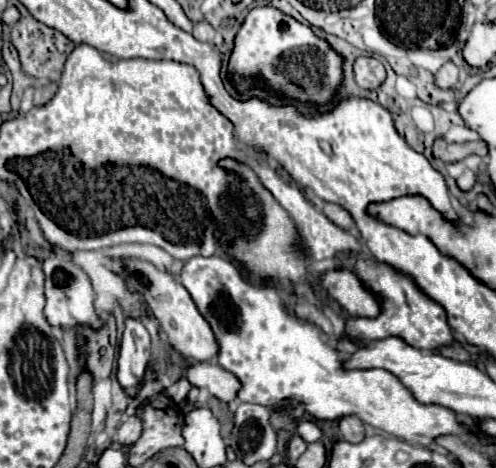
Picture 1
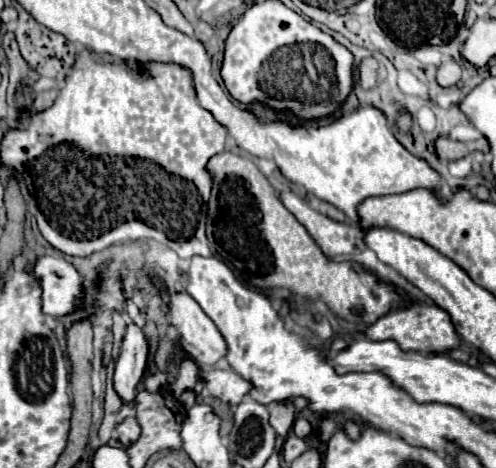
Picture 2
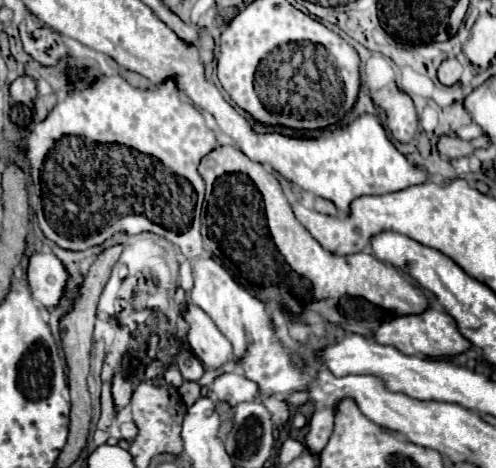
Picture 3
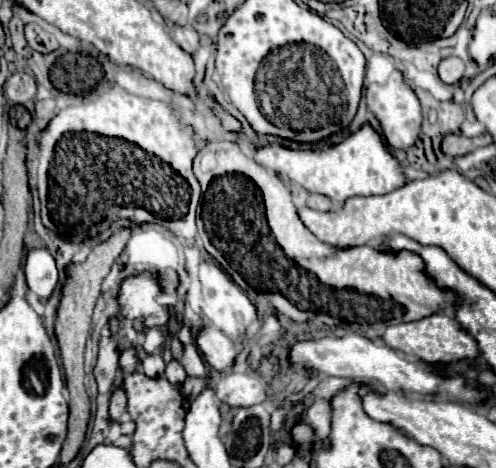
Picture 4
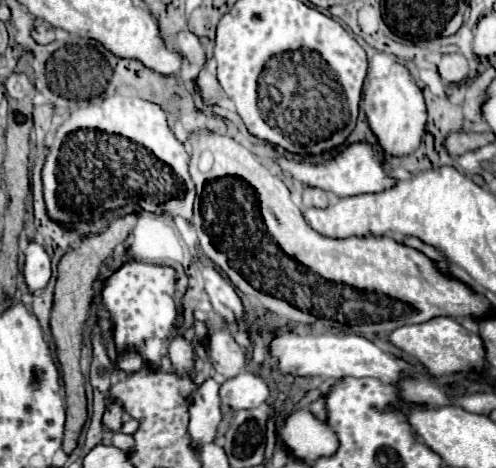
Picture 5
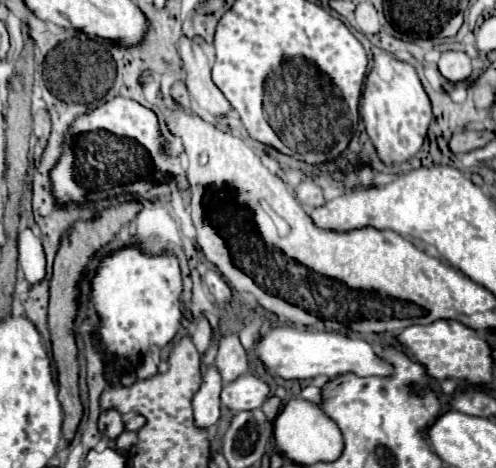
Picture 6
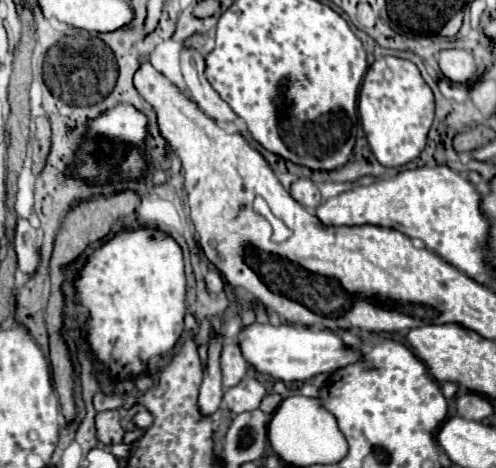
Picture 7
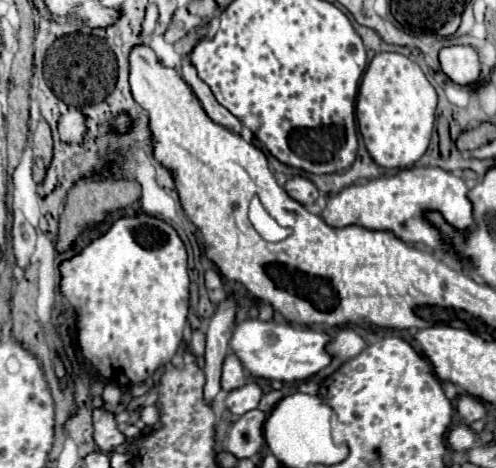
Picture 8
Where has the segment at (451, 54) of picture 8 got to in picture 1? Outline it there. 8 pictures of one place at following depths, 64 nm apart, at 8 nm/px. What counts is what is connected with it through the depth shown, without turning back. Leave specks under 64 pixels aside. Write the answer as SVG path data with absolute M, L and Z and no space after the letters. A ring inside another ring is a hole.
M446 62L436 74L434 74L434 78L436 78L436 86L440 86L440 88L452 88L456 82L458 82L458 68L452 64L452 62Z

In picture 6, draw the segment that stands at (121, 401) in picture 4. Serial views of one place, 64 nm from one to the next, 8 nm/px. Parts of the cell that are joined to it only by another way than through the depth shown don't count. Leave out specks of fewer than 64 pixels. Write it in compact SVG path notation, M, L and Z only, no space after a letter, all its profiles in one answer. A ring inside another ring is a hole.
M114 408L104 410L104 412L100 414L98 428L100 428L100 432L102 432L104 436L108 436L108 438L114 440L114 438L116 438L118 434L122 434L122 430L124 430L124 422L122 422L120 412L114 410Z

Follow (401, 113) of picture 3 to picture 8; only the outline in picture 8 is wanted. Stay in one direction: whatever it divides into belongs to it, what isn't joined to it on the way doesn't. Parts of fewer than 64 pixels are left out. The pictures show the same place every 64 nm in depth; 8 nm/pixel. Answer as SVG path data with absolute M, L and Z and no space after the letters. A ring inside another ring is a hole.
M378 54L358 90L356 118L370 156L382 168L410 168L426 152L434 128L436 92L420 66L402 54Z

